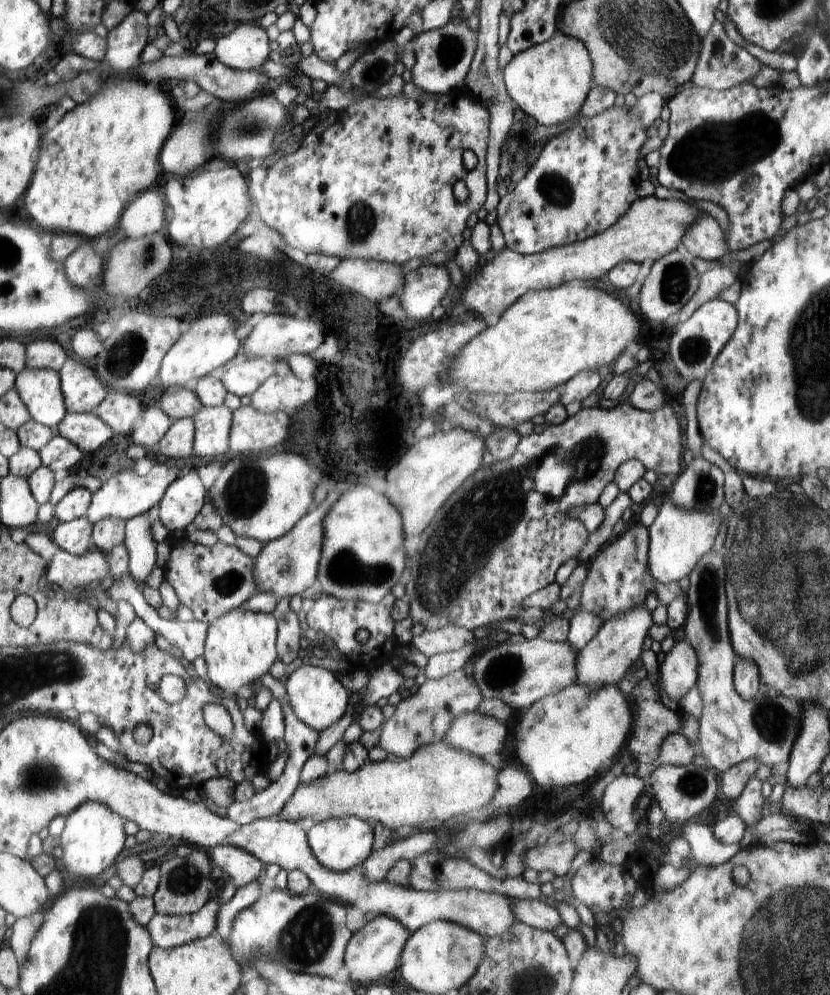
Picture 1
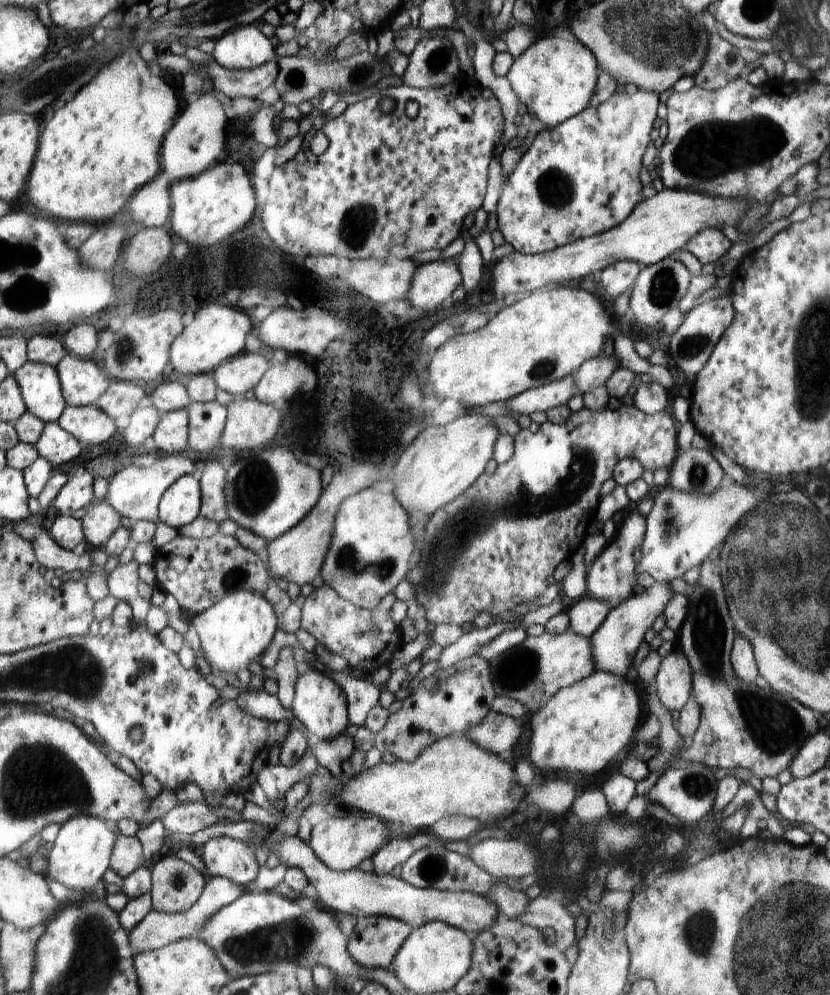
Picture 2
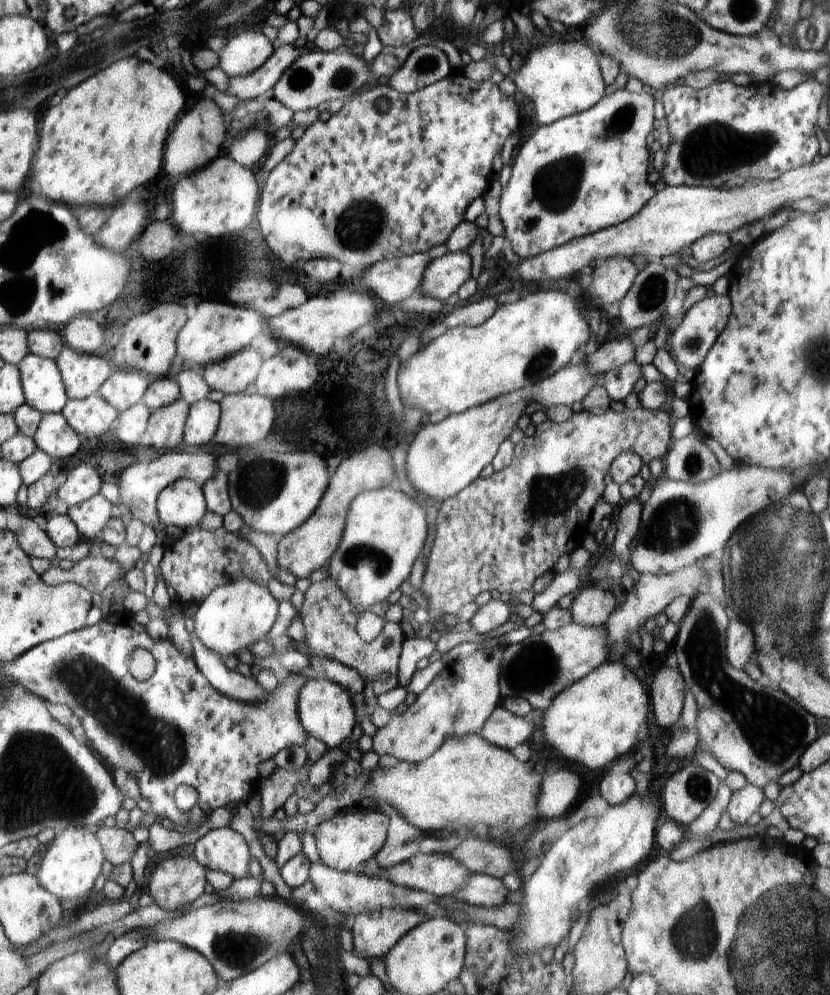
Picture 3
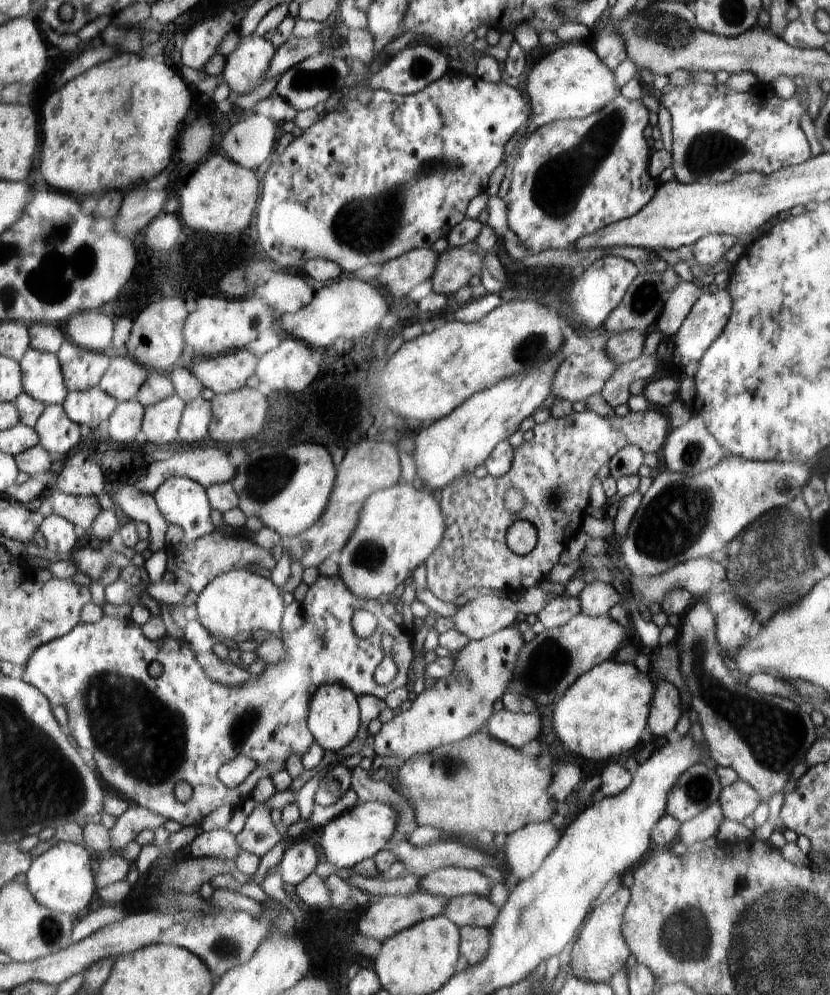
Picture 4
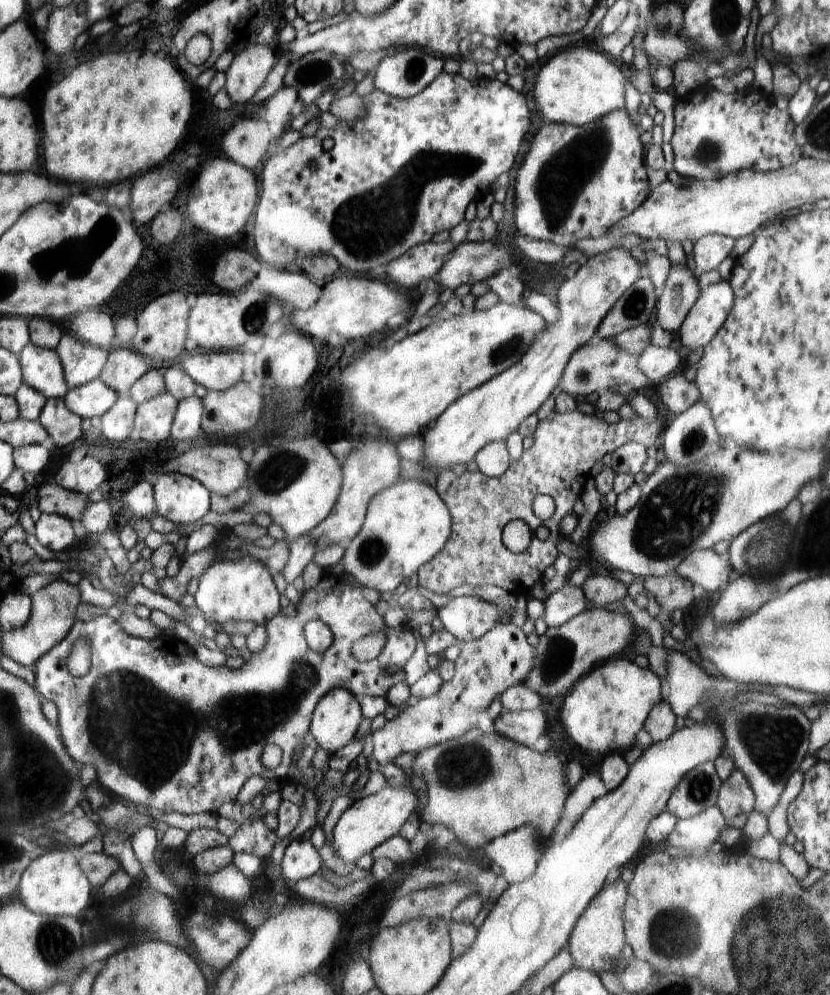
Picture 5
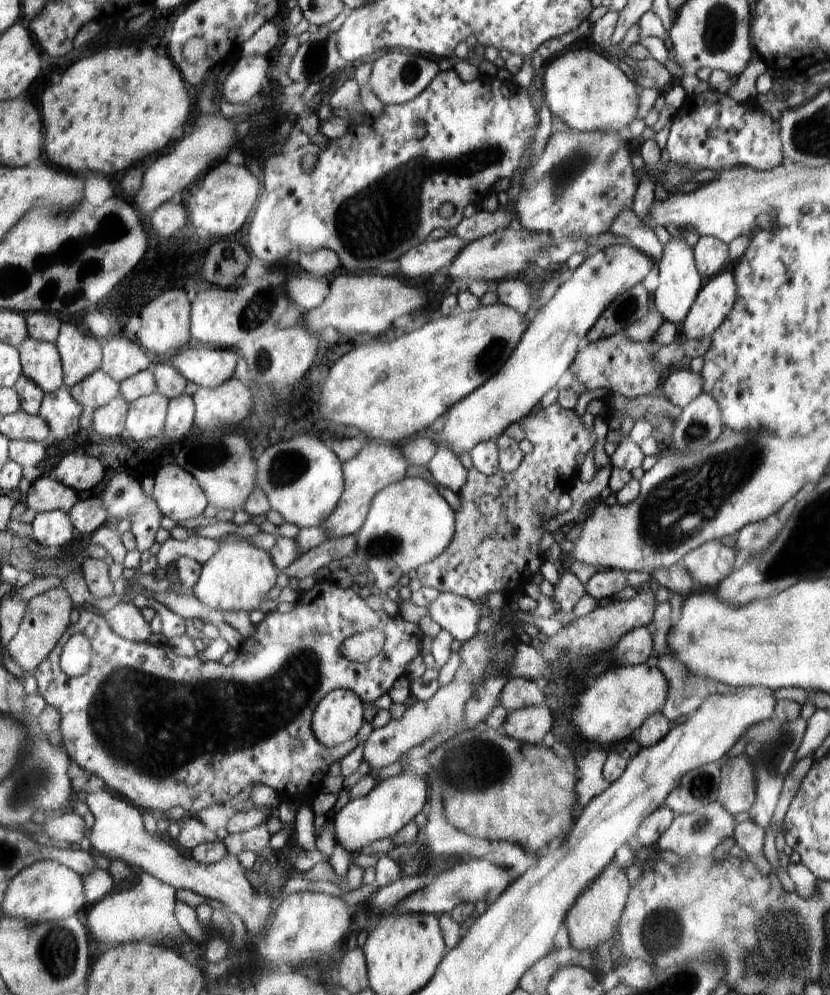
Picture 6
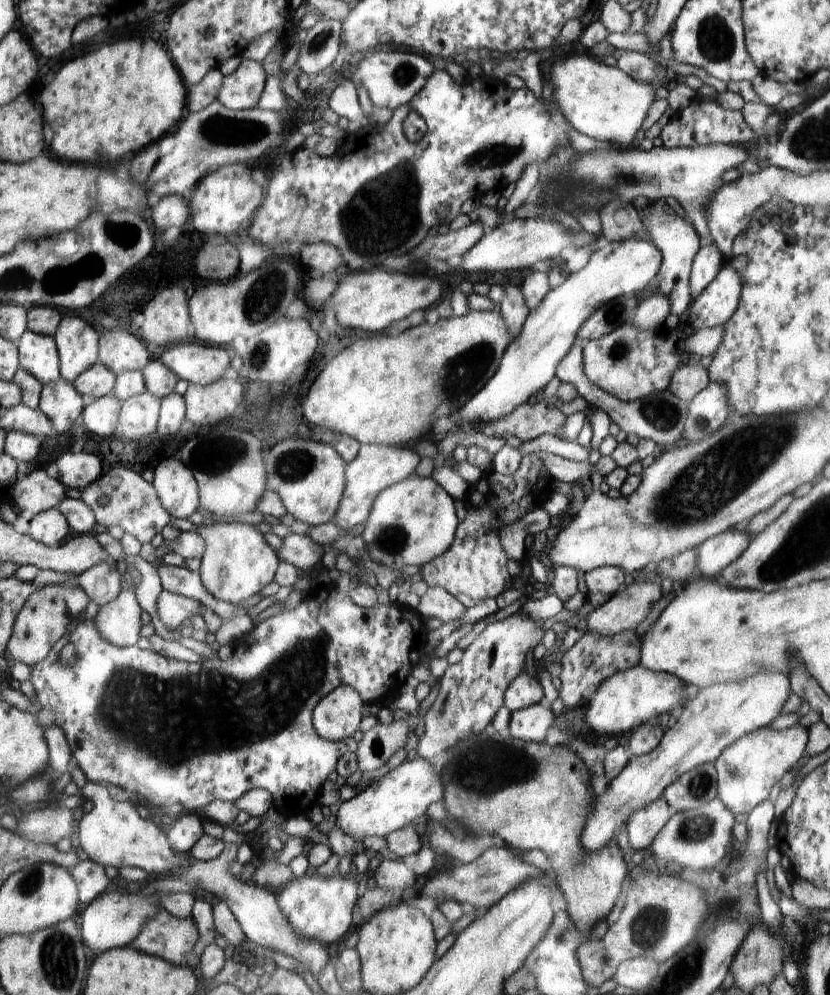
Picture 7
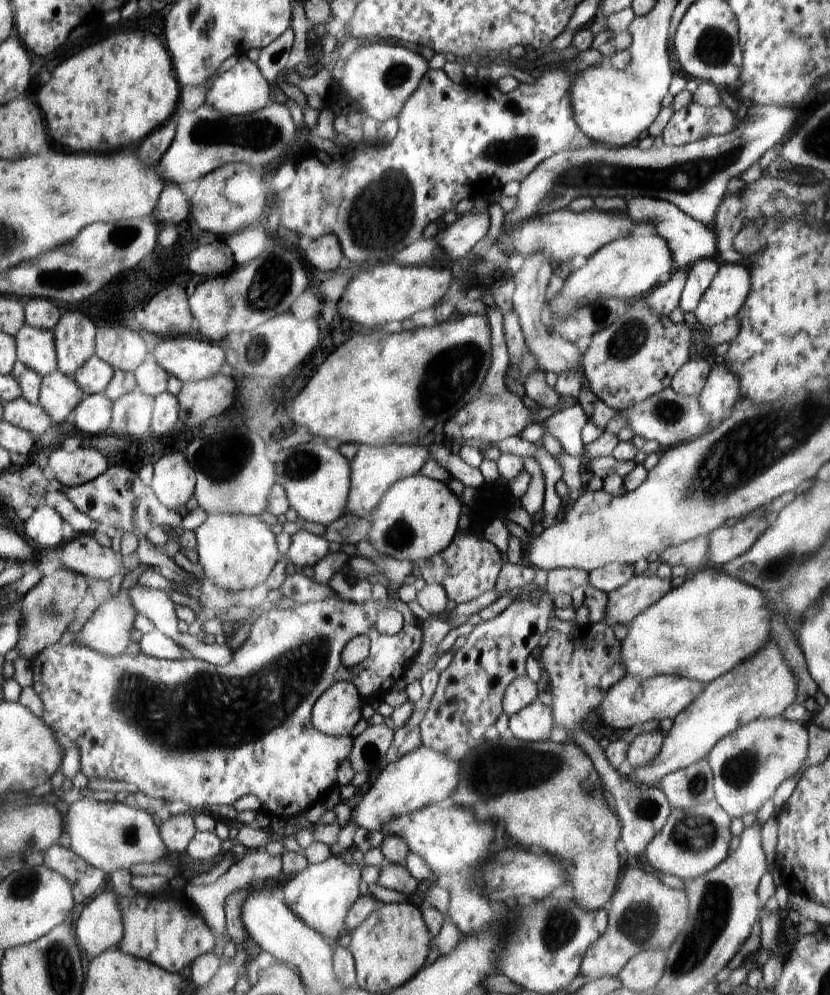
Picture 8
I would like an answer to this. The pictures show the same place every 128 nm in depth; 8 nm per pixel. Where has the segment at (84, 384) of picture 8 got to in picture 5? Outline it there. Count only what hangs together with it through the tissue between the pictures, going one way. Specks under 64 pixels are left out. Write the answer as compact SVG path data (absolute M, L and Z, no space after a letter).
M100 378L90 384L73 388L66 399L70 410L80 414L82 418L92 418L110 412L116 406L119 397L118 392Z

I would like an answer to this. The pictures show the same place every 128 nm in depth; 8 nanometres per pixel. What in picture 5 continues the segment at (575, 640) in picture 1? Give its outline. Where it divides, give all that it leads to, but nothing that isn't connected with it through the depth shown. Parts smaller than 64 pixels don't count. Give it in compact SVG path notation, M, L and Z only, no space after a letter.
M590 575L581 589L587 602L593 604L592 609L603 609L605 604L622 602L628 596L627 587L612 575Z

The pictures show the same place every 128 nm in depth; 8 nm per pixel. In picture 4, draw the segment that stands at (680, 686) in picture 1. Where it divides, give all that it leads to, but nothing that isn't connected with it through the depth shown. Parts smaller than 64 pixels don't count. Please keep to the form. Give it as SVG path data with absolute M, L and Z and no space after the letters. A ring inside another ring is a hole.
M663 680L654 694L654 704L650 711L649 726L655 735L665 736L674 730L678 718L680 718L679 689ZM678 702L678 704L676 704Z

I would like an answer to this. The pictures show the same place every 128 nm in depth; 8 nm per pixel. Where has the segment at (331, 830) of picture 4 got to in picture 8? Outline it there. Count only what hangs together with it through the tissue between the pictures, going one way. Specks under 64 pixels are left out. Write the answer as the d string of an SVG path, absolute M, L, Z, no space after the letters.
M419 745L396 762L385 765L362 801L352 809L349 820L354 822L356 828L382 831L386 822L396 820L398 816L440 804L450 798L458 786L458 772L458 761L450 760L446 752L436 752L433 748Z

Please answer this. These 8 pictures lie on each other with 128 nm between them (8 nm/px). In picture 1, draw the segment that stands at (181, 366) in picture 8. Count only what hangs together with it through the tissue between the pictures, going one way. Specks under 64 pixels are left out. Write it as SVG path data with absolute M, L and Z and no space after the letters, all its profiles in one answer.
M250 358L234 366L224 376L224 384L229 392L242 398L242 396L251 396L265 380L274 374L276 372L272 362L266 362L266 358Z

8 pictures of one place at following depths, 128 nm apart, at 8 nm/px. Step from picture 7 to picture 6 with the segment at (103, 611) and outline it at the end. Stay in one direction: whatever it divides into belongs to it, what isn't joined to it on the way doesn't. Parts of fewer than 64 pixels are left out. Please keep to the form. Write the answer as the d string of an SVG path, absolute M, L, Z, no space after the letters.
M129 598L105 614L106 620L122 638L134 642L146 642L152 636L152 626L144 618L142 609L133 604Z

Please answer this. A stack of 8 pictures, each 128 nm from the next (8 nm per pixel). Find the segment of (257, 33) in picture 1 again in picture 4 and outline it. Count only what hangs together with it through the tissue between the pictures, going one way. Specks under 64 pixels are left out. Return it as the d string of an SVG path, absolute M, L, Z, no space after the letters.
M251 35L242 38L240 46L228 57L223 74L234 94L250 96L250 92L258 92L258 88L266 84L264 76L277 50L264 36Z

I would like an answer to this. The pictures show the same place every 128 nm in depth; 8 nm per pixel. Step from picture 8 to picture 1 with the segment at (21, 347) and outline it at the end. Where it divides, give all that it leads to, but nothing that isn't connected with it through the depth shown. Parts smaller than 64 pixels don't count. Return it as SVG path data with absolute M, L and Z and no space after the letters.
M26 367L18 374L18 392L26 401L33 419L57 430L69 414L61 372Z

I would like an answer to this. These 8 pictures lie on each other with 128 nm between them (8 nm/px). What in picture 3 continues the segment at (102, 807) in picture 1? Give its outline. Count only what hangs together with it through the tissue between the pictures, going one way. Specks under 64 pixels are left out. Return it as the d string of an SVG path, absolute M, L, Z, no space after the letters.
M70 826L68 830L59 832L56 839L45 848L43 861L37 874L42 886L63 900L78 902L96 886L96 880L102 874L104 861L108 860L106 848L98 838L98 829L90 826Z

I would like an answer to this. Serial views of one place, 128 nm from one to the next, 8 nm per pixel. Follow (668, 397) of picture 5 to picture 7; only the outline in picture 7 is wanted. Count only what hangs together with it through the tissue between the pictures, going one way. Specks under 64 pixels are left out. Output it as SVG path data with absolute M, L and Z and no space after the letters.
M699 364L682 365L674 372L667 388L674 396L689 403L701 390L708 386L708 371Z

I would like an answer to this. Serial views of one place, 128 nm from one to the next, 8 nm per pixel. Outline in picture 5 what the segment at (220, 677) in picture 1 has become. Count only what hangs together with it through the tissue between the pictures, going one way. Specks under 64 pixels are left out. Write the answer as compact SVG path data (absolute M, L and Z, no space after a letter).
M234 554L224 562L214 564L201 576L195 594L197 606L210 623L216 622L223 627L237 621L251 621L256 626L265 626L280 610L280 598L270 573L265 564L250 555Z

